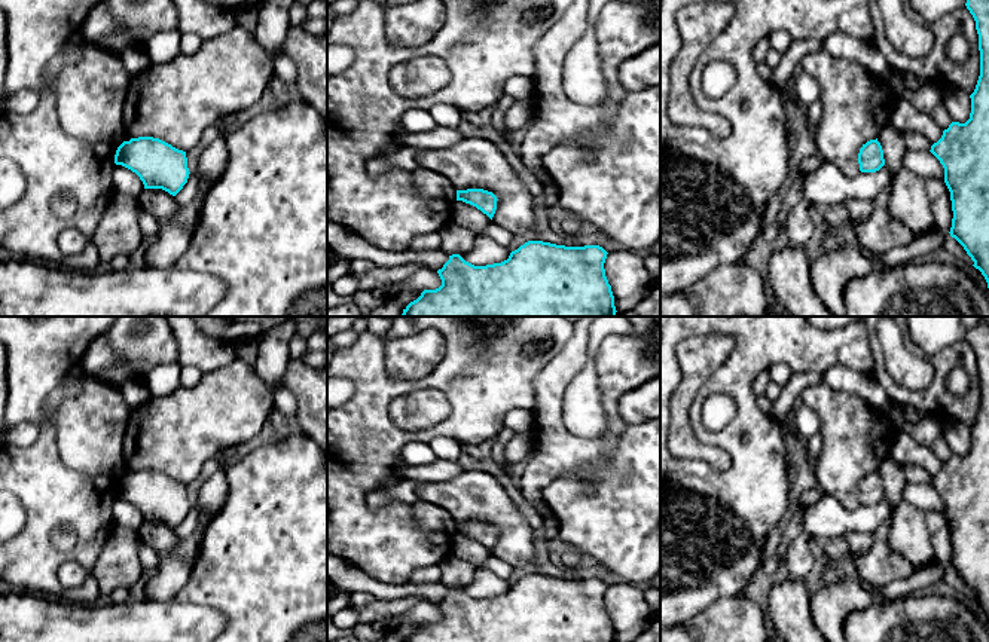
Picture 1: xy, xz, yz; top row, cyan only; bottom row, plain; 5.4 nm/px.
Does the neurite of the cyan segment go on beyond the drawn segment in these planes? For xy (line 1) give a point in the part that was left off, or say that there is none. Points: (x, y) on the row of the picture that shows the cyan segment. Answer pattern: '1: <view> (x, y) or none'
1: none

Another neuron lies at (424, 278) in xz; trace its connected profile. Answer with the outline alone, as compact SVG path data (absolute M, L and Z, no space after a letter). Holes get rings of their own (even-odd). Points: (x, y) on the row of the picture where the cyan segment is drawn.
M421 268L407 276L405 281L394 284L393 288L396 291L400 290L436 290L442 285L442 279L437 270Z

